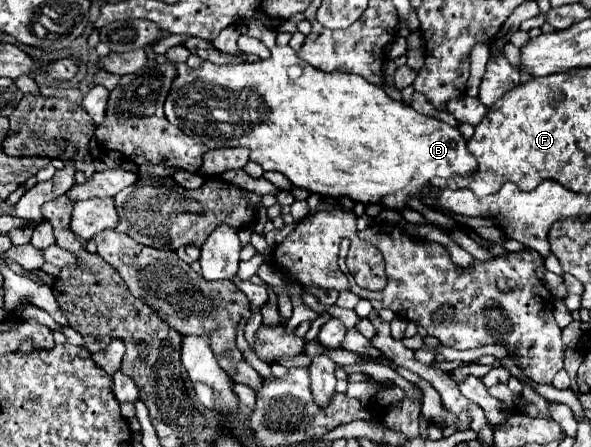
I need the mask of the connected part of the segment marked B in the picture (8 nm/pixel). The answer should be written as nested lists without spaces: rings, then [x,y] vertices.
[[[276,48],[272,50],[272,56],[268,60],[260,60],[260,62],[252,62],[252,64],[238,64],[238,66],[216,66],[212,62],[204,62],[202,68],[192,70],[186,64],[176,64],[178,68],[178,76],[176,82],[172,84],[172,90],[168,92],[164,110],[166,110],[166,118],[178,126],[180,130],[184,130],[184,134],[188,136],[202,136],[204,144],[208,148],[226,148],[226,146],[246,146],[250,148],[250,160],[262,164],[264,170],[278,170],[282,172],[294,186],[298,188],[306,188],[308,192],[318,192],[326,198],[334,196],[348,196],[354,202],[362,202],[362,204],[384,204],[384,208],[394,208],[394,210],[402,210],[406,208],[406,200],[408,198],[418,198],[418,194],[424,188],[430,188],[432,192],[440,194],[442,190],[434,188],[430,184],[430,178],[434,176],[444,176],[444,178],[454,178],[454,176],[474,176],[478,172],[478,162],[472,156],[472,152],[468,150],[468,142],[466,138],[460,134],[460,130],[456,126],[448,126],[442,120],[434,118],[434,116],[426,116],[416,112],[412,106],[400,102],[400,100],[392,100],[380,86],[374,86],[370,82],[366,82],[360,76],[354,74],[328,74],[322,70],[316,70],[312,66],[308,66],[306,62],[300,62],[298,54],[290,48]]]

